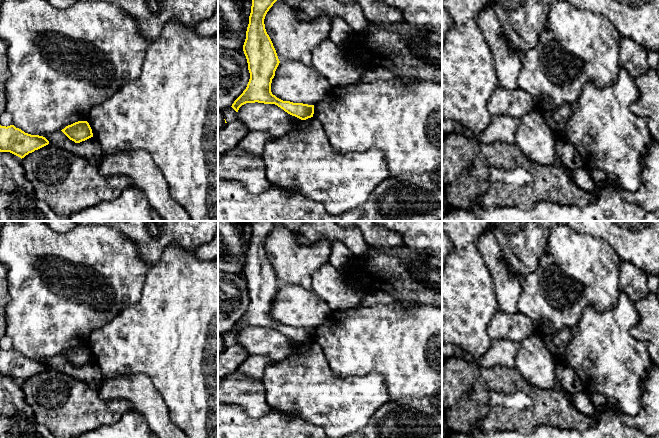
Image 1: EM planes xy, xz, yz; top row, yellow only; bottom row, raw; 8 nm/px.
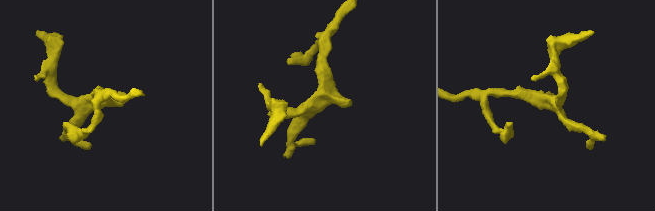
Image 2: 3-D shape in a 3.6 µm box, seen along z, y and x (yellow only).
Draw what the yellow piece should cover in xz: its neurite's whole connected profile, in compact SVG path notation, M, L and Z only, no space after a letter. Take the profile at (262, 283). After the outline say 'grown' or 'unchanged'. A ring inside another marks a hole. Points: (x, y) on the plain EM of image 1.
M275 221L252 222L249 248L243 269L250 303L246 313L231 331L238 336L239 332L246 327L275 328L288 338L306 344L313 341L314 329L283 325L271 316L272 303L280 285L266 256L264 243L276 225Z | unchanged

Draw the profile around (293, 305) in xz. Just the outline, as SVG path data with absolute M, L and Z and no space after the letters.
M300 285L280 286L271 307L271 316L283 325L315 329L331 313L327 302Z

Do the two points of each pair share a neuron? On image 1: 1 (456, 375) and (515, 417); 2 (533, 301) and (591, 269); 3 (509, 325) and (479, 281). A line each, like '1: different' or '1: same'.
1: same
2: same
3: different

